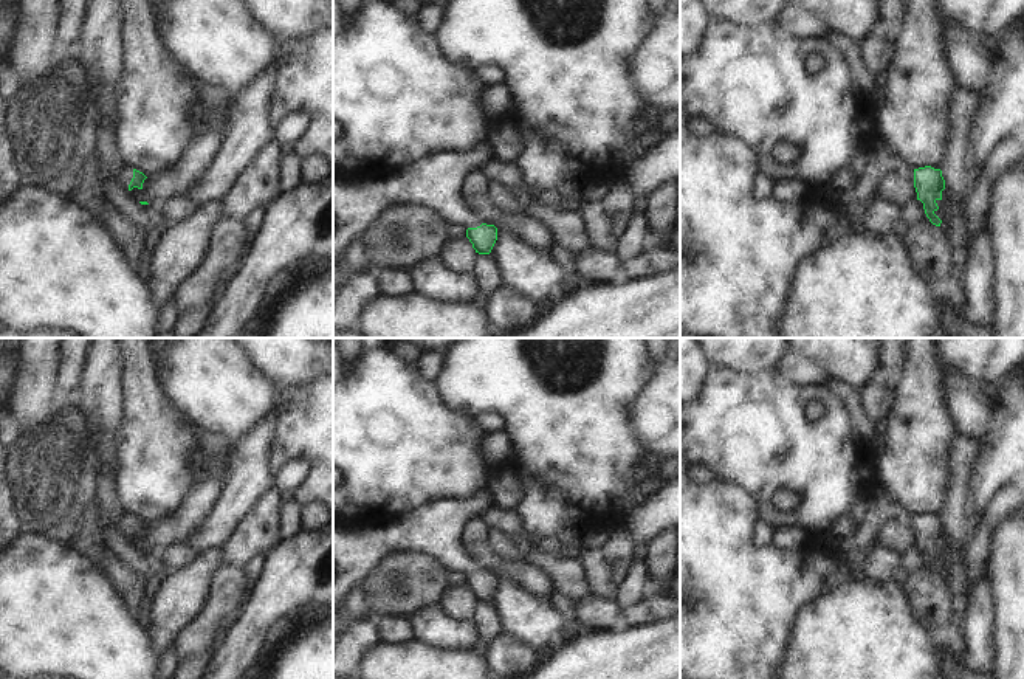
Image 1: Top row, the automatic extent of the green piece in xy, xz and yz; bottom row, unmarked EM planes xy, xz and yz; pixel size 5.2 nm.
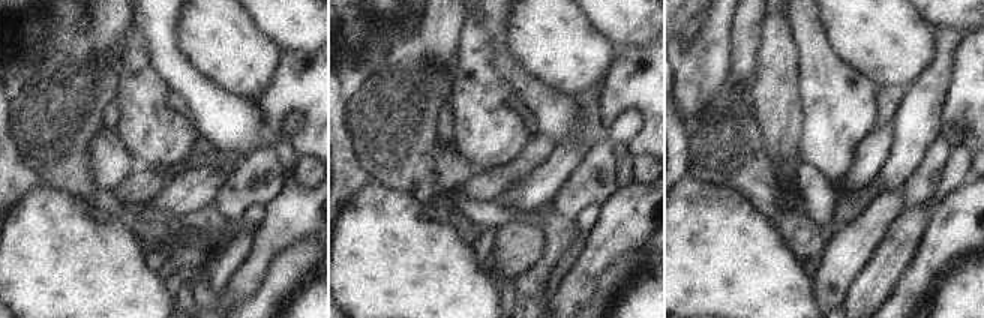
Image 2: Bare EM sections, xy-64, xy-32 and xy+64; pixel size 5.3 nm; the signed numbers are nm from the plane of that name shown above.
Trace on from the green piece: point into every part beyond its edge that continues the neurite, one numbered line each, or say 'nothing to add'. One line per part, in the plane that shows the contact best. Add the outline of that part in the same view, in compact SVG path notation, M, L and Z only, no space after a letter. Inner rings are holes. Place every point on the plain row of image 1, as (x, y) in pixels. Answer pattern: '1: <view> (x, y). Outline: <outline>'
1: xy (124, 523). Outline: M125 510L121 512L118 521L116 521L116 527L118 530L124 535L129 536L129 532L133 526L133 515L127 513Z

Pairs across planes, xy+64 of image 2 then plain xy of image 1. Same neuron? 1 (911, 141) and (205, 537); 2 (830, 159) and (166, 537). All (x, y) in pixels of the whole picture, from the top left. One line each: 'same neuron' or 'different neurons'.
1: same neuron
2: different neurons

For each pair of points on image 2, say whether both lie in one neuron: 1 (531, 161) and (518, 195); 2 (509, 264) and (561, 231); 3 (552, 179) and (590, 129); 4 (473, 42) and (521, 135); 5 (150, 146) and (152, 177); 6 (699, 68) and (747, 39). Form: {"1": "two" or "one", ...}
{"1": "two", "2": "two", "3": "one", "4": "one", "5": "two", "6": "two"}

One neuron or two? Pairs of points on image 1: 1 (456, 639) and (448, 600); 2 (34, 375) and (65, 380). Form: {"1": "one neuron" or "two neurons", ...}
{"1": "two neurons", "2": "two neurons"}

